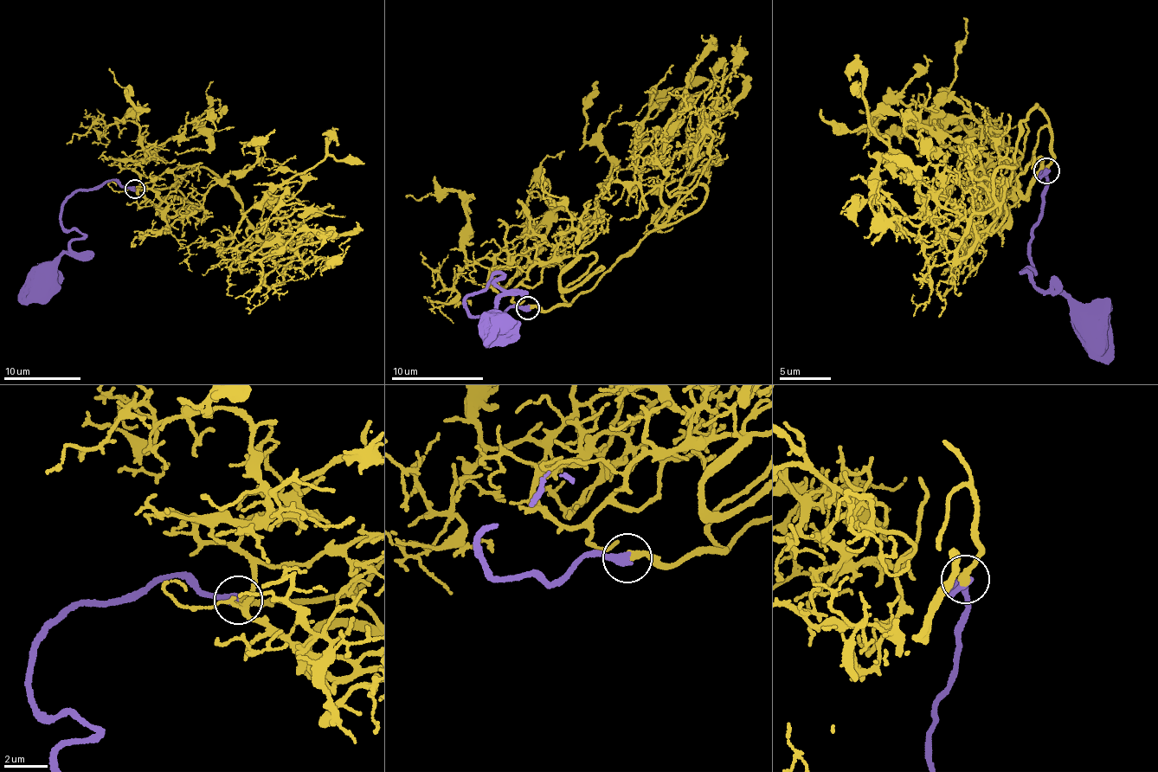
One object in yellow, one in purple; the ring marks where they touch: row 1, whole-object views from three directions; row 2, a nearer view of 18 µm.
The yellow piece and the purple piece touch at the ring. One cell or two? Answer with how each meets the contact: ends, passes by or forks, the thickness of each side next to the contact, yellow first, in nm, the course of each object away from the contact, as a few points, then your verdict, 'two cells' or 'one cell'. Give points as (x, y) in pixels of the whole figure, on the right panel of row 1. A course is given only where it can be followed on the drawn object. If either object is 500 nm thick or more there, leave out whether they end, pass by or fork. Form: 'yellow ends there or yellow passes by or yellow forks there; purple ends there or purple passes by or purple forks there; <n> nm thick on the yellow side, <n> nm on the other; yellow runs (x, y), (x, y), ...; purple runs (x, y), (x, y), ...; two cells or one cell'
yellow ends there; purple ends there; 360 nm thick on the yellow side, 440 nm on the other; yellow runs (1045, 170), (1055, 156), (1038, 105), (990, 236), (977, 233), (978, 215), (910, 178), (871, 126), (860, 81); purple runs (1045, 170), (1031, 247), (1035, 270), (1023, 271), (1036, 286), (1070, 295), (1086, 324); one cell

